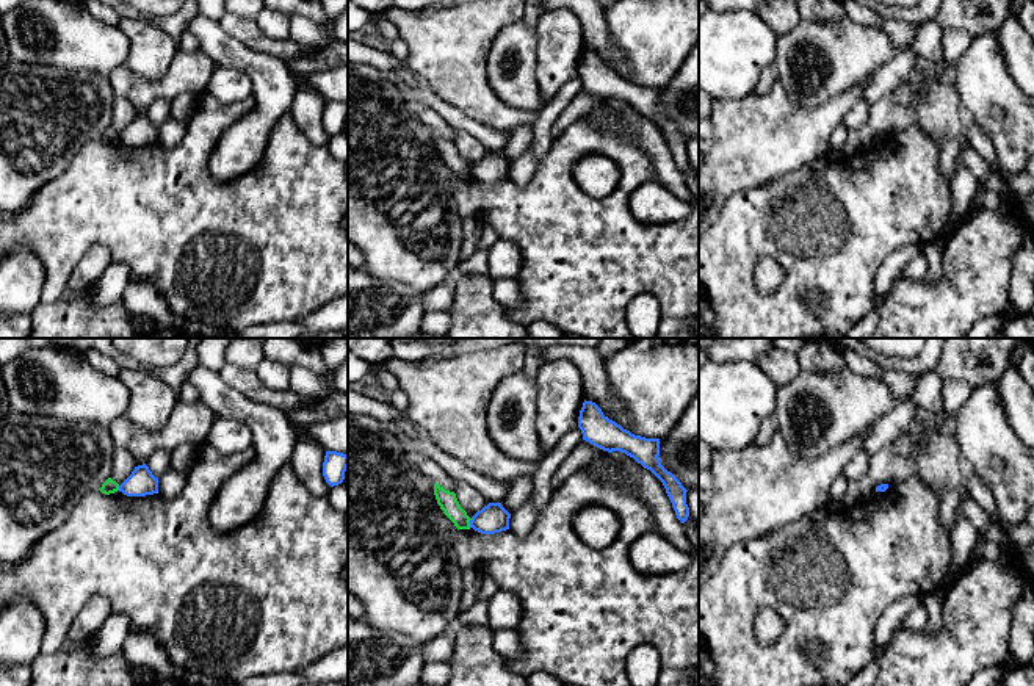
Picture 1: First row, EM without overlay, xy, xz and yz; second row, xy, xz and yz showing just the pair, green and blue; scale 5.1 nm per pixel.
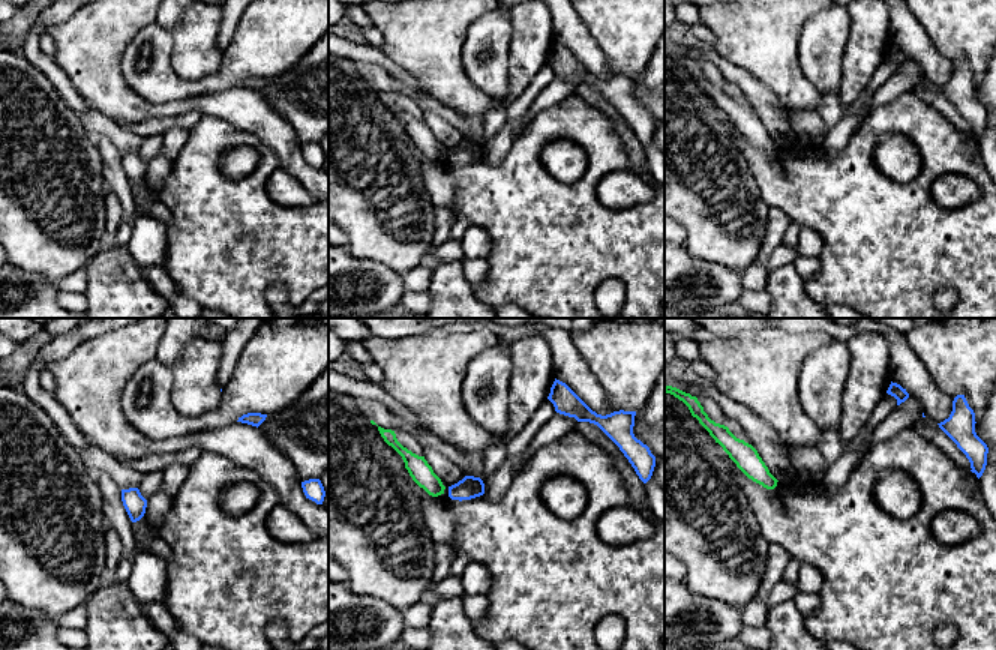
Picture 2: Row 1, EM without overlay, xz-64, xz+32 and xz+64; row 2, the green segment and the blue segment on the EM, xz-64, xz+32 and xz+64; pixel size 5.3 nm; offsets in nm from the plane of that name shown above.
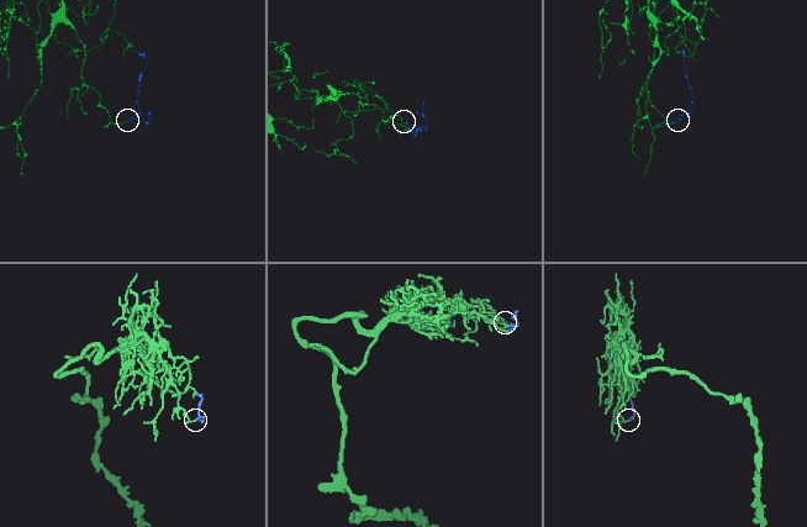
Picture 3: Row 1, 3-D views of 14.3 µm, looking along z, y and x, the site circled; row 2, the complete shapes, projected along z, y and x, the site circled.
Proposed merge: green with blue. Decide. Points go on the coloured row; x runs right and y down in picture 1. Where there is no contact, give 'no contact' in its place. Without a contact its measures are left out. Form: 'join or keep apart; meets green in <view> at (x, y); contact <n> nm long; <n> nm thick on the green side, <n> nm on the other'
keep apart; meets green in xz at (469, 523); contact 50 nm long; 100 nm thick on the green side, 150 nm on the other

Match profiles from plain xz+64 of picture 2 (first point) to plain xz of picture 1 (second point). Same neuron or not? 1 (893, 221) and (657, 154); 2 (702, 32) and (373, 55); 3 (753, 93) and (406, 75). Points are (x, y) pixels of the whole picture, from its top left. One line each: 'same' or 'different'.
1: different
2: different
3: different

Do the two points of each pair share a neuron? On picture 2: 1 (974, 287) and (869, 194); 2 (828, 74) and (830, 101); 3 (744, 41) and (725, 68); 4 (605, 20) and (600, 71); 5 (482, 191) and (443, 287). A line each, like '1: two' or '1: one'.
1: one
2: two
3: two
4: two
5: two

